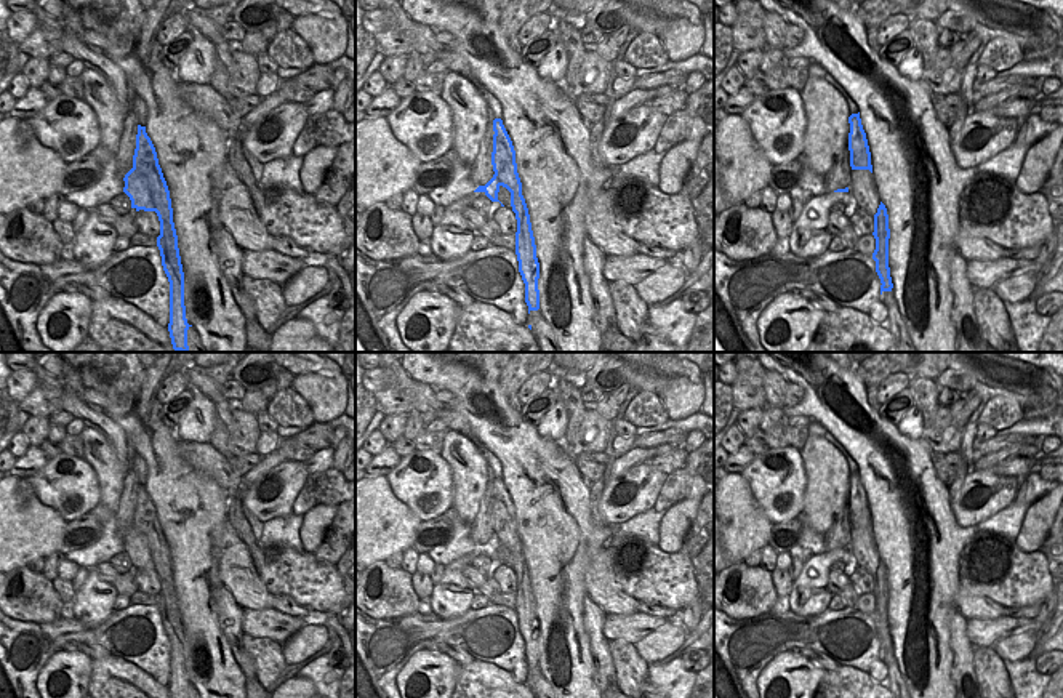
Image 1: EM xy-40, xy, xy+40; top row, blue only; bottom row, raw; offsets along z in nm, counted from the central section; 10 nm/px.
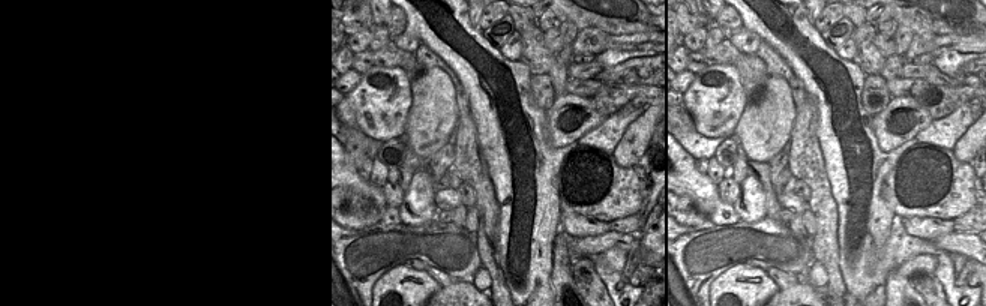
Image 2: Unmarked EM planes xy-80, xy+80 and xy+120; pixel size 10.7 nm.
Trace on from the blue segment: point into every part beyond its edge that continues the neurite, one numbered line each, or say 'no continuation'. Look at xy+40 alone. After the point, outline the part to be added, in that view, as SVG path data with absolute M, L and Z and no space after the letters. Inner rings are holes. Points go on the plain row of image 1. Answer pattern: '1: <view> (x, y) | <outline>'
no continuation

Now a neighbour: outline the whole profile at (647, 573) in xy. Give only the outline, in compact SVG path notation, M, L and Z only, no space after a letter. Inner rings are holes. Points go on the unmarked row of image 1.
M613 535L607 543L607 551L616 581L636 600L679 612L700 597L692 559L682 551L668 554L645 538L634 535Z

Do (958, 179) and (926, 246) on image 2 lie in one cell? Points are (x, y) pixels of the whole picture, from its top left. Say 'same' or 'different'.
different

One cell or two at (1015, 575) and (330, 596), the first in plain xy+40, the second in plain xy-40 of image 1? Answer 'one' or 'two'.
one

